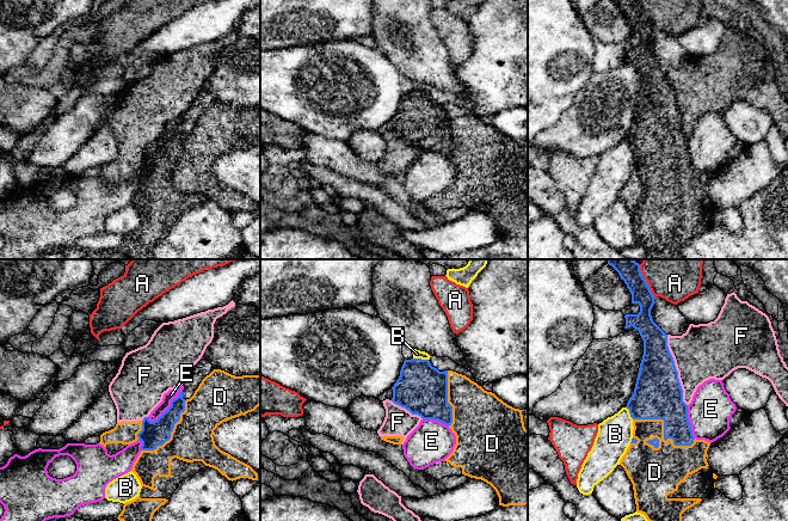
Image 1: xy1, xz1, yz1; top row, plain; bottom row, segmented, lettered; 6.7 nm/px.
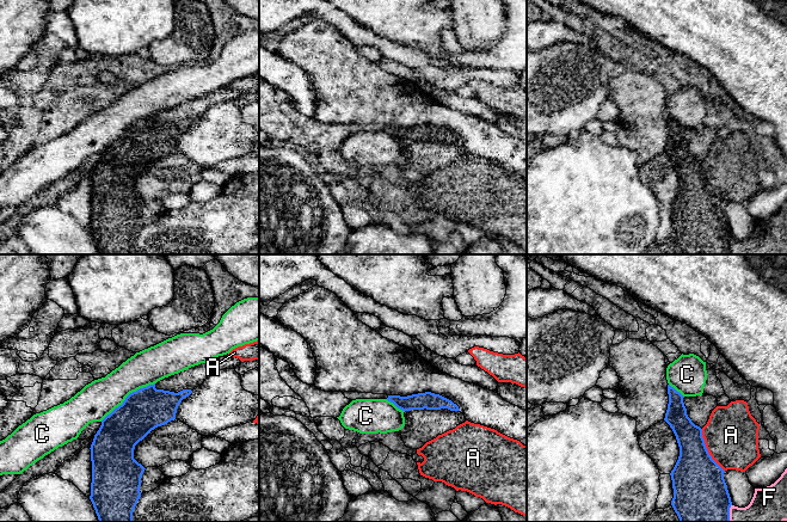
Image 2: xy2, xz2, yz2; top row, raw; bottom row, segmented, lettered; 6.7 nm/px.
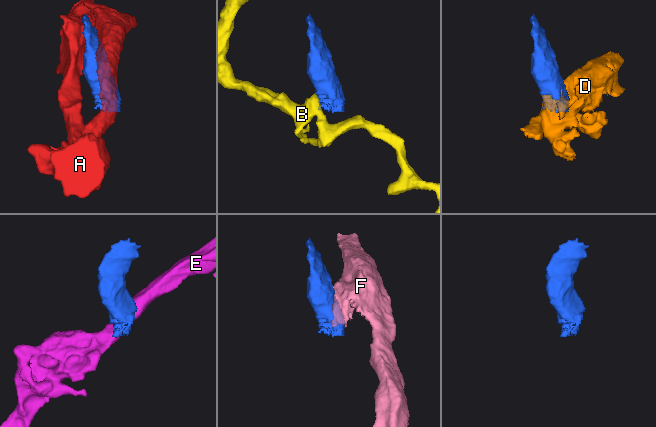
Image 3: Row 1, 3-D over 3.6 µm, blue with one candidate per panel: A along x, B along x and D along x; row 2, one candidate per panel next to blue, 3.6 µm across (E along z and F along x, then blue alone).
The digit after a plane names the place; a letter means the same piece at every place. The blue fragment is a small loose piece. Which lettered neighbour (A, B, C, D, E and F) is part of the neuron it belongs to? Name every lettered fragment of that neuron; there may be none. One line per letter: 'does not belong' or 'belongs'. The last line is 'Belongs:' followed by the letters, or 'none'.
A: does not belong
B: does not belong
C: does not belong
D: belongs
E: does not belong
F: does not belong
Belongs: D

